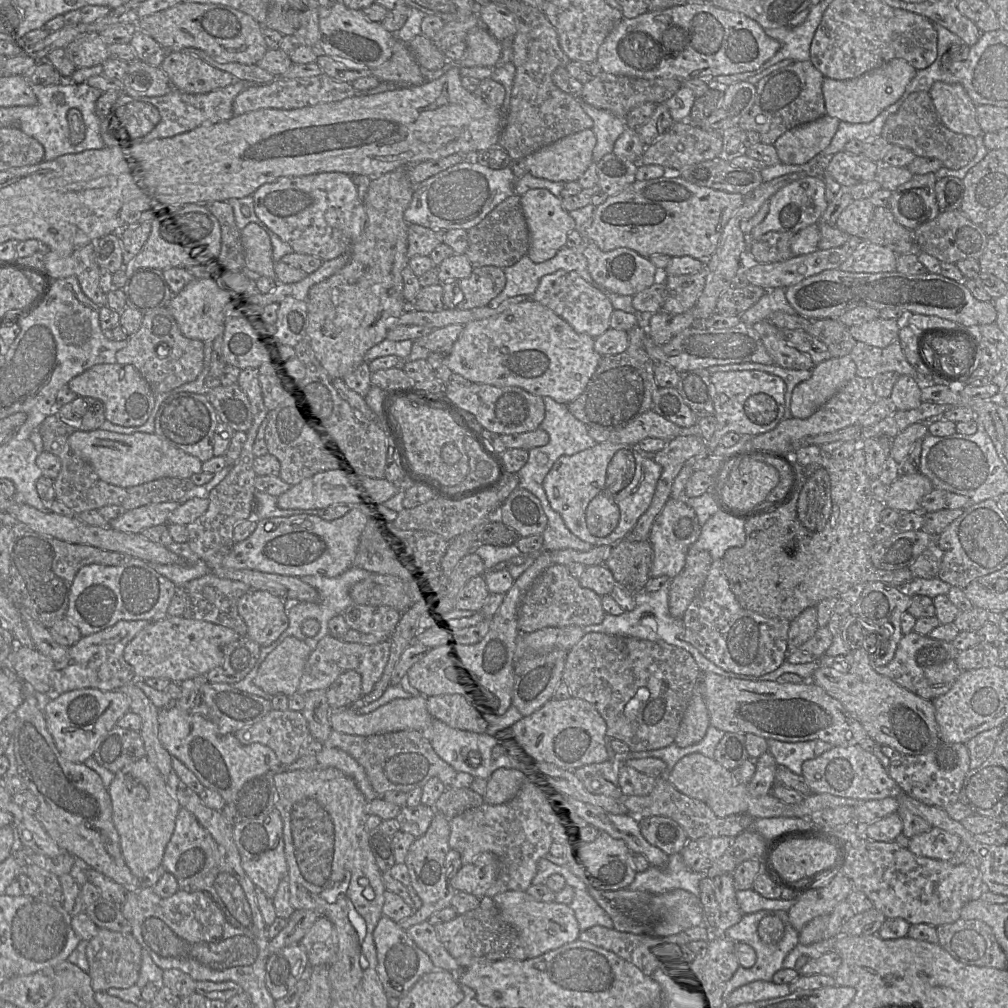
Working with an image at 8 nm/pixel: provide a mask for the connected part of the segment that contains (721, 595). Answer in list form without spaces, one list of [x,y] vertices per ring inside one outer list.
[[[713,561],[703,586],[682,618],[684,640],[725,671],[761,676],[776,670],[789,653],[790,621],[770,618],[743,608],[729,587],[721,561]]]

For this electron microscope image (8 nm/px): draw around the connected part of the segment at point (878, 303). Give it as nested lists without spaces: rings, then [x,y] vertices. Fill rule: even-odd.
[[[830,269],[785,289],[785,296],[798,315],[809,320],[838,319],[856,307],[900,309],[912,314],[938,316],[960,325],[978,328],[996,323],[997,313],[993,301],[980,301],[973,297],[962,281],[942,274],[905,274],[899,271],[882,273],[855,273]]]

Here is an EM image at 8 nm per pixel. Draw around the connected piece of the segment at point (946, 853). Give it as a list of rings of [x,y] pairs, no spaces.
[[[937,827],[910,838],[909,850],[919,857],[949,861],[962,843],[958,835]]]

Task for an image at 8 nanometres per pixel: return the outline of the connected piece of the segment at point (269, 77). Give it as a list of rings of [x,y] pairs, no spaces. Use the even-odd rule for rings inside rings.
[[[185,48],[182,51],[193,54],[213,67],[227,71],[236,80],[243,80],[251,84],[266,84],[273,81],[276,77],[270,72],[262,69],[257,64],[241,64],[239,62],[217,61],[207,53],[196,48]]]

